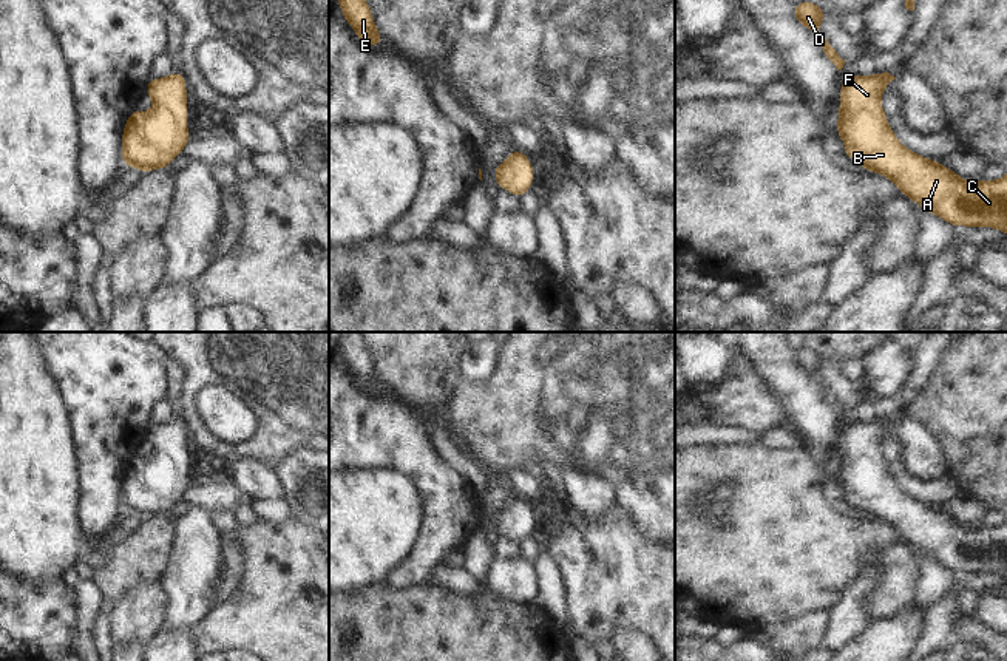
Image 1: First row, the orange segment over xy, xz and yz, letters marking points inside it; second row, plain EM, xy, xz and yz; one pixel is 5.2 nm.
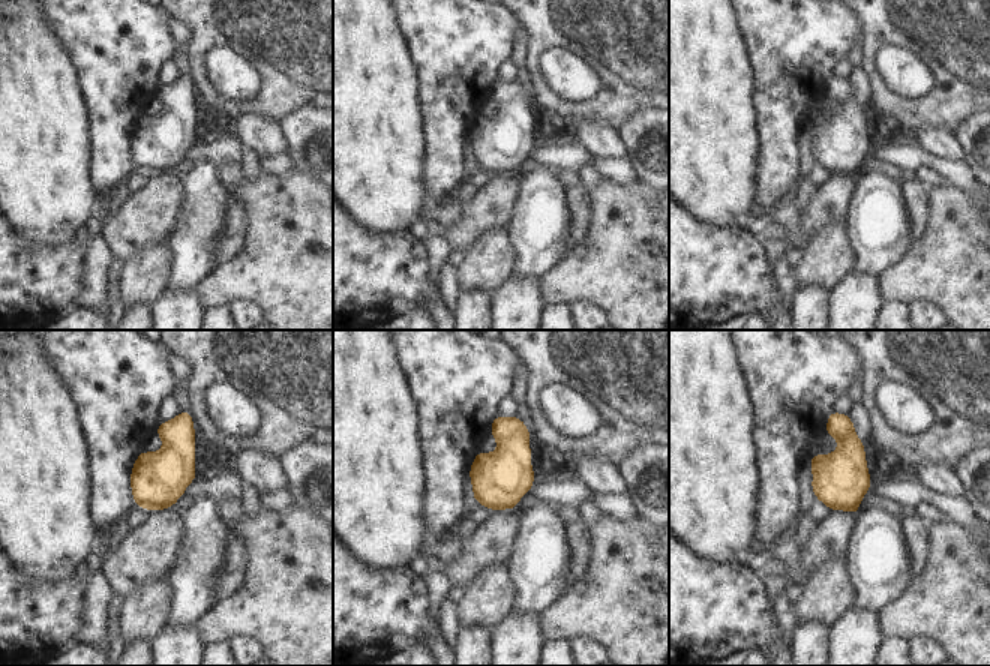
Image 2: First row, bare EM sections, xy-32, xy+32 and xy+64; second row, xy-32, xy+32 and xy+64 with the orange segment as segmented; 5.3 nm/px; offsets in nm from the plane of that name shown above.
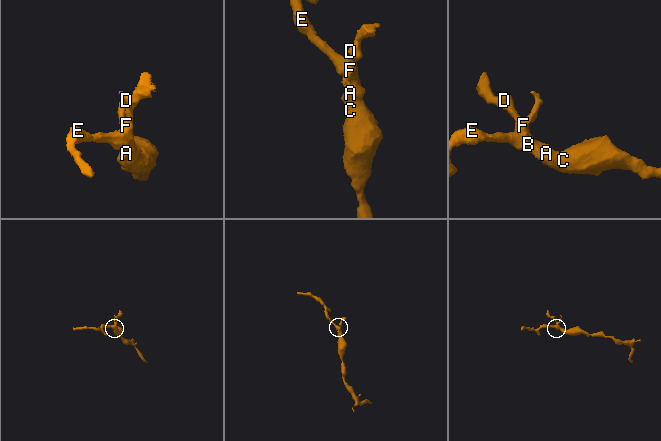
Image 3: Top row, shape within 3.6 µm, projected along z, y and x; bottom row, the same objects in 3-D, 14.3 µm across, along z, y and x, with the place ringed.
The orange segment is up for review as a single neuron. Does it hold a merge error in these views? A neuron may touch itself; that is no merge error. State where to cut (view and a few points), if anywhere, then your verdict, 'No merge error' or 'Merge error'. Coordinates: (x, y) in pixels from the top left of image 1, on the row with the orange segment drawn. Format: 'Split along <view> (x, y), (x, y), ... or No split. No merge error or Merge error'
No split. No merge error

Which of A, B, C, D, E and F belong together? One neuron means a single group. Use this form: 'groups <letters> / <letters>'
groups A B C D E F

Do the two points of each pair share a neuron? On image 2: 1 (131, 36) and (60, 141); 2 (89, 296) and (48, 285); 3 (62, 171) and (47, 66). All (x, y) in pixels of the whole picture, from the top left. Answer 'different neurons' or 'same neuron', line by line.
1: different neurons
2: different neurons
3: same neuron

